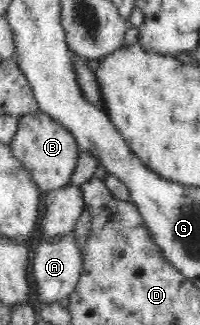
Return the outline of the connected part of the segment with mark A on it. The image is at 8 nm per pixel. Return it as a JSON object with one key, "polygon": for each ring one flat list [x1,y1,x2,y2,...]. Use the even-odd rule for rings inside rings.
{"polygon":[[61,234,49,240,38,244,33,256,33,278,37,282,37,300,39,304,53,304,61,298,68,297,77,286,81,276,83,258,81,250,72,238,72,234]]}

